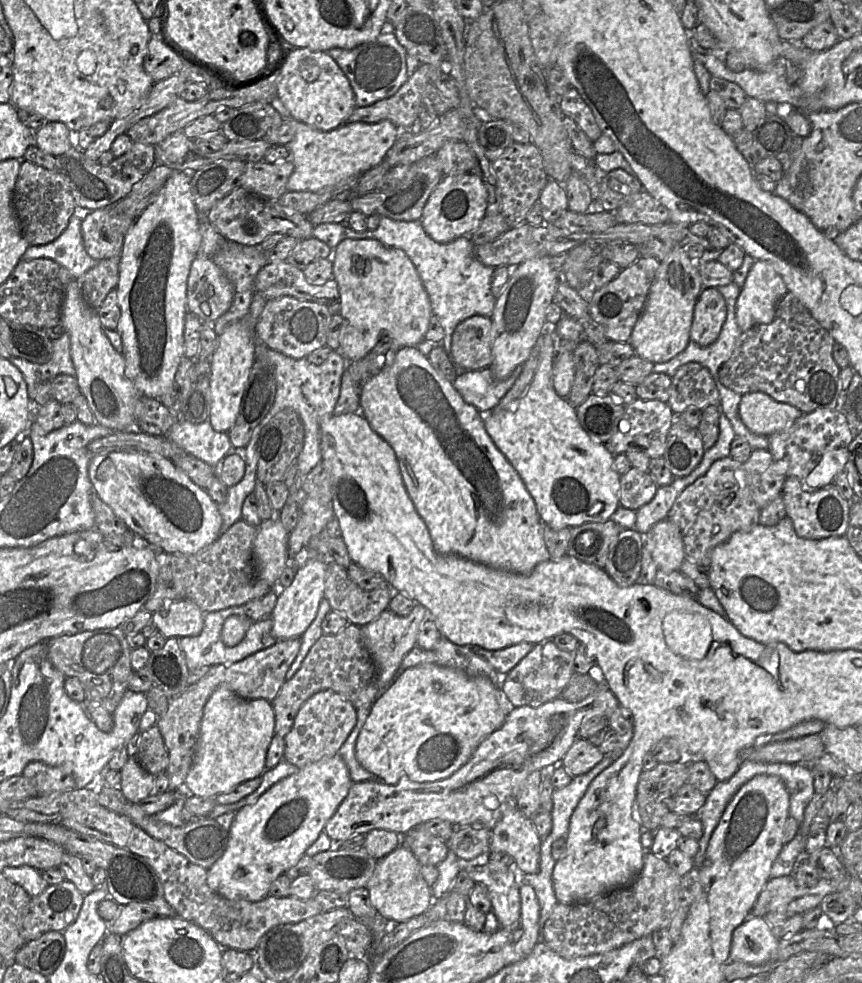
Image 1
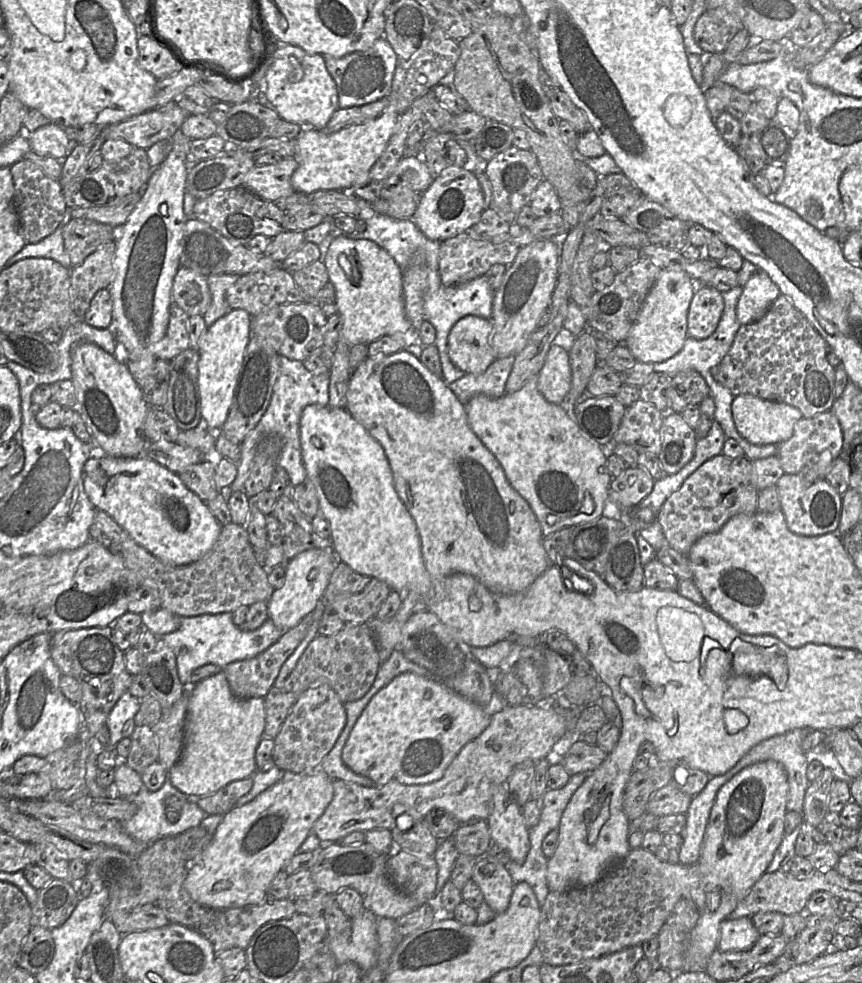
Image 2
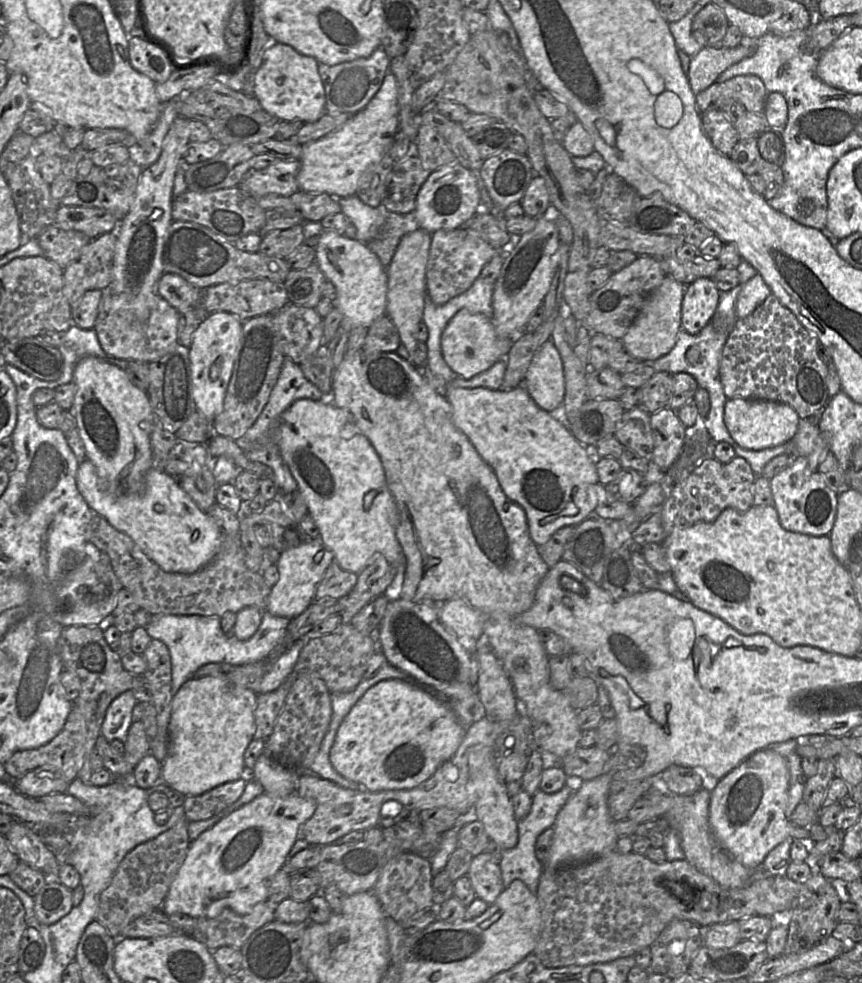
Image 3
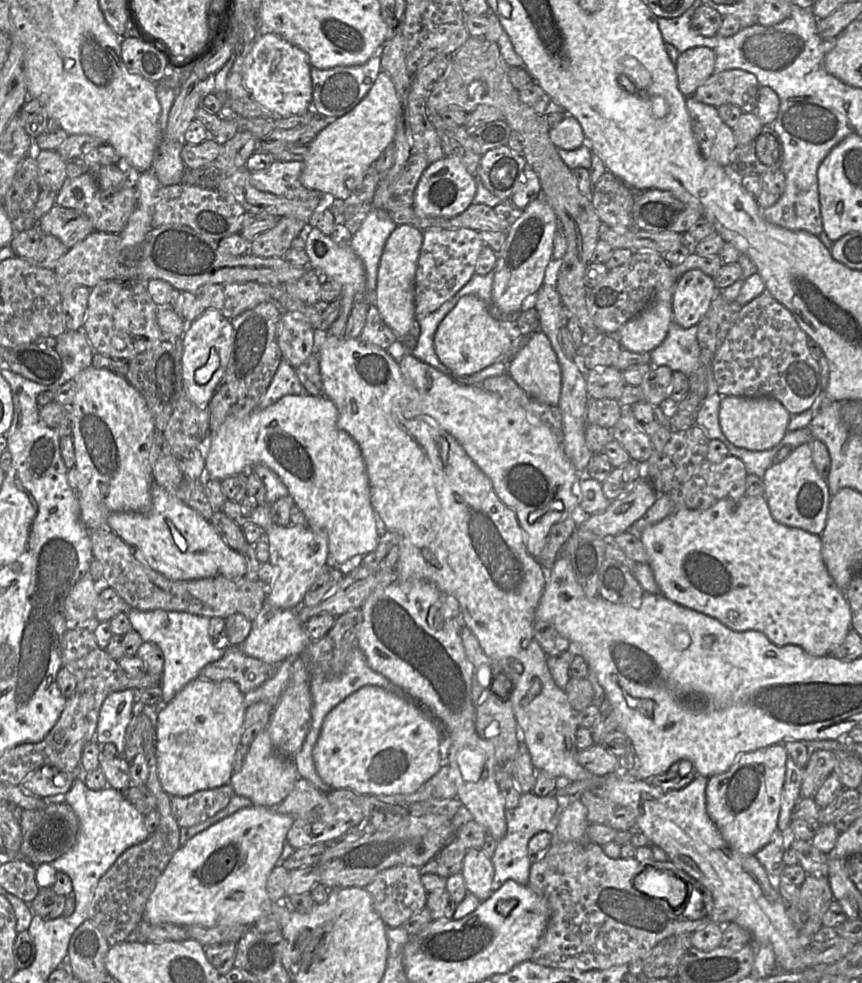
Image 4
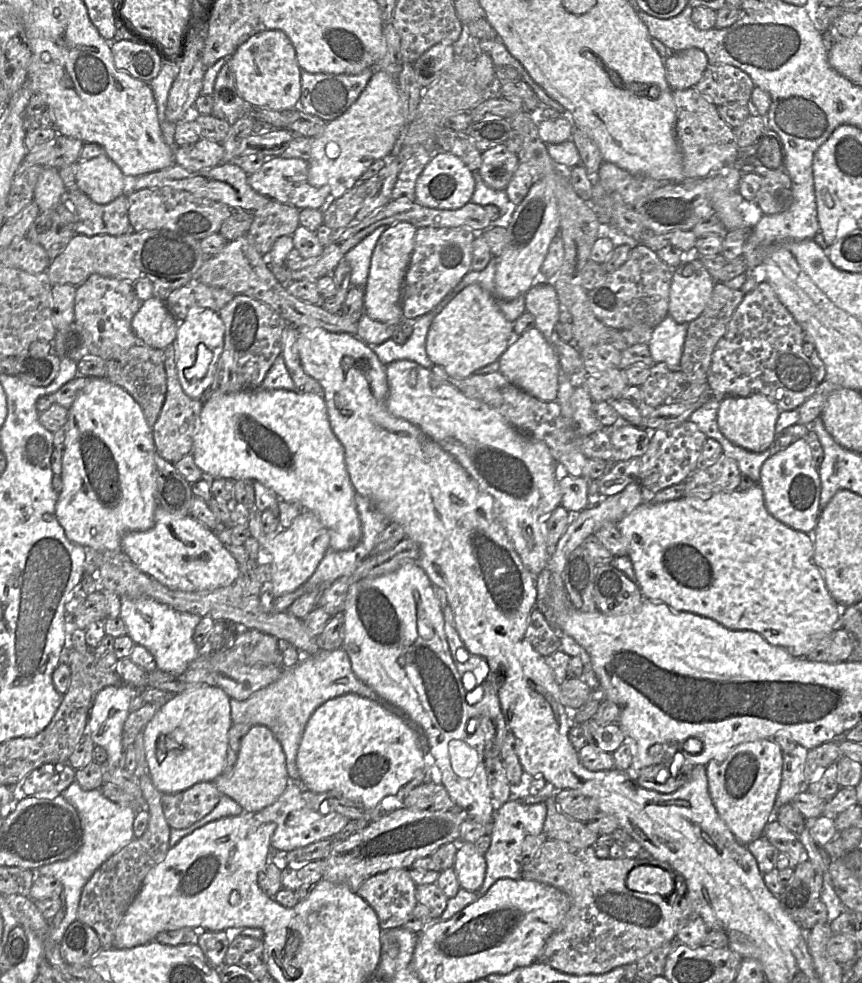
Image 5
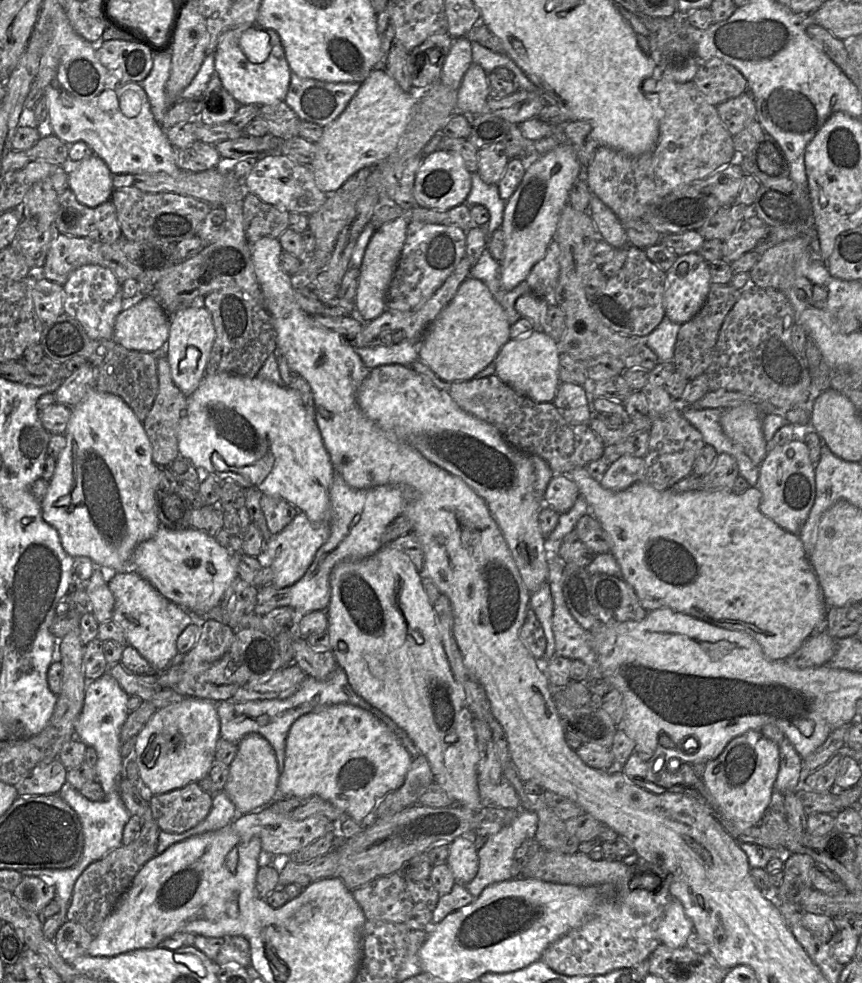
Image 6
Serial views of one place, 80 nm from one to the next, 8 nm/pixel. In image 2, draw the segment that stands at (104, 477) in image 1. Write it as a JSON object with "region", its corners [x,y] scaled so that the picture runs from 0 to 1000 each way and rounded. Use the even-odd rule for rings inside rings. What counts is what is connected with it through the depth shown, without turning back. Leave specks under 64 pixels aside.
{"region":[[[109,454],[106,460],[106,465],[99,470],[96,475],[96,495],[103,509],[113,519],[118,519],[126,523],[158,552],[168,557],[172,562],[187,571],[197,575],[211,576],[231,570],[246,558],[259,538],[242,519],[240,512],[234,510],[226,502],[215,494],[208,482],[202,481],[184,471],[171,466],[130,465],[122,463],[116,456]]]}

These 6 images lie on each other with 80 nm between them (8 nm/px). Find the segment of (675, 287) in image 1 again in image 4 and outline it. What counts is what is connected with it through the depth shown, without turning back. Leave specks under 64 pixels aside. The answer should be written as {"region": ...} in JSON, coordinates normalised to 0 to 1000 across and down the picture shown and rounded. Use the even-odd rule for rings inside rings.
{"region":[[[768,296],[716,340],[723,355],[737,359],[755,358],[771,345],[780,321],[780,297]]]}

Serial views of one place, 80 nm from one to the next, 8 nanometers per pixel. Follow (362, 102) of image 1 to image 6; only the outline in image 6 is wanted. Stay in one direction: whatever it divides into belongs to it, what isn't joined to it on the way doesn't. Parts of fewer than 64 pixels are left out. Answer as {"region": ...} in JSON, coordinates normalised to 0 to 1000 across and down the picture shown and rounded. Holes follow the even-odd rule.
{"region":[[[339,74],[329,104],[348,122],[377,129],[394,118],[418,87],[416,83],[377,83]]]}

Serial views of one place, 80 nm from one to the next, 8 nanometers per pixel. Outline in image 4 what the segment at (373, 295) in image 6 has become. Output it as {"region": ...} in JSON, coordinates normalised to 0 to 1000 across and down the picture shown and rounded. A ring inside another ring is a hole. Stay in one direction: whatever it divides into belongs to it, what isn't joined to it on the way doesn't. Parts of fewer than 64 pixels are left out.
{"region":[[[465,228],[450,241],[441,262],[434,310],[462,346],[473,339],[483,322],[481,280],[490,248],[490,234],[474,228]]]}

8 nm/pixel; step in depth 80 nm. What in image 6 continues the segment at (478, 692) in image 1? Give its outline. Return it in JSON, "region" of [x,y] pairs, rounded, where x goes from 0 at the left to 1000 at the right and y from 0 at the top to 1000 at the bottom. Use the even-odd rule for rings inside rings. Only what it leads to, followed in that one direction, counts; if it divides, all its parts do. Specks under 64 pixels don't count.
{"region":[[[405,716],[379,718],[350,727],[339,737],[323,808],[328,812],[369,810],[393,823],[399,831],[426,839],[426,831],[428,836],[437,818],[466,799],[479,771],[458,747],[428,723]]]}

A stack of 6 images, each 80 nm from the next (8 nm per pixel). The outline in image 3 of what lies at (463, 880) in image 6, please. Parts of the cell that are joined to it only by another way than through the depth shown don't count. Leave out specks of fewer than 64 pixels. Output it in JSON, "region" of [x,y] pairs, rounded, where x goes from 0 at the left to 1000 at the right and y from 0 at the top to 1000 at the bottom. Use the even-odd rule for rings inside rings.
{"region":[[[565,868],[549,871],[541,890],[555,914],[566,921],[573,919],[586,904],[579,879],[572,877],[572,872]]]}

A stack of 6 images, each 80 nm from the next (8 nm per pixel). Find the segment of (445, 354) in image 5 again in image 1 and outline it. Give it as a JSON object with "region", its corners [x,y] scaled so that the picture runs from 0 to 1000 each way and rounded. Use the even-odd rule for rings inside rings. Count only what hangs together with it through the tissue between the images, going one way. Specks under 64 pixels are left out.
{"region":[[[550,320],[539,325],[524,340],[524,367],[541,377],[570,374],[573,342],[571,323]]]}

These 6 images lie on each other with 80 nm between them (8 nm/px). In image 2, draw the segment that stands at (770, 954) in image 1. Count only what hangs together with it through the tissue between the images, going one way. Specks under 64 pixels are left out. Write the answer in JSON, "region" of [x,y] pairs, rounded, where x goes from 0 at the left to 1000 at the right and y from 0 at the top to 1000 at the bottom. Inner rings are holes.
{"region":[[[870,933],[845,934],[835,941],[833,966],[840,968],[868,966],[882,953]]]}

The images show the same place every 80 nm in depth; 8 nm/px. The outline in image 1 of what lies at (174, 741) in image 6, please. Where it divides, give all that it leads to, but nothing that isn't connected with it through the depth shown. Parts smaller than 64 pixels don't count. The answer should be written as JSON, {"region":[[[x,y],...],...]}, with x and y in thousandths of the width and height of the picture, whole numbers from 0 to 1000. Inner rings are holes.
{"region":[[[251,701],[235,722],[224,775],[216,789],[217,808],[249,811],[275,799],[302,790],[310,782],[309,767],[319,748],[319,726],[307,711],[282,711],[267,701]]]}

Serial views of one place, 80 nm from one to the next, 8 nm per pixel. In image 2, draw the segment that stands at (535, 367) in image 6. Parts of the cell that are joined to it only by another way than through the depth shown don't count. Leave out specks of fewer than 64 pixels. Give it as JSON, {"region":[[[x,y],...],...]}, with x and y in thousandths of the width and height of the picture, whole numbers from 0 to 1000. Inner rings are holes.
{"region":[[[642,350],[623,384],[623,394],[631,405],[640,411],[650,411],[662,394],[664,377],[660,358]]]}

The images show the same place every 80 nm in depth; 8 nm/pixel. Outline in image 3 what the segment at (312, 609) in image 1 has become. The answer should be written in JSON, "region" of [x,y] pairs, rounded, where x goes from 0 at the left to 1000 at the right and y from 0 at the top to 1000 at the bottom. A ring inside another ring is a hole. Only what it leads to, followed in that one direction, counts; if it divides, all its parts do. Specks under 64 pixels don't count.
{"region":[[[365,549],[325,562],[319,573],[324,590],[314,597],[309,621],[338,631],[350,625],[363,613],[368,595],[386,572],[386,563],[375,552]]]}

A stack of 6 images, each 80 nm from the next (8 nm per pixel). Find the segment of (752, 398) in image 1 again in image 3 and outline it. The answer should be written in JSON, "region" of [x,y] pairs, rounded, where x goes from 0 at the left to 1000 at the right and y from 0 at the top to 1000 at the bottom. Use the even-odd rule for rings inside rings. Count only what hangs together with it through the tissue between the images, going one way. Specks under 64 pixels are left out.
{"region":[[[861,405],[843,406],[840,413],[840,430],[852,449],[867,458],[884,458],[907,453],[922,443],[928,424],[913,411]]]}

